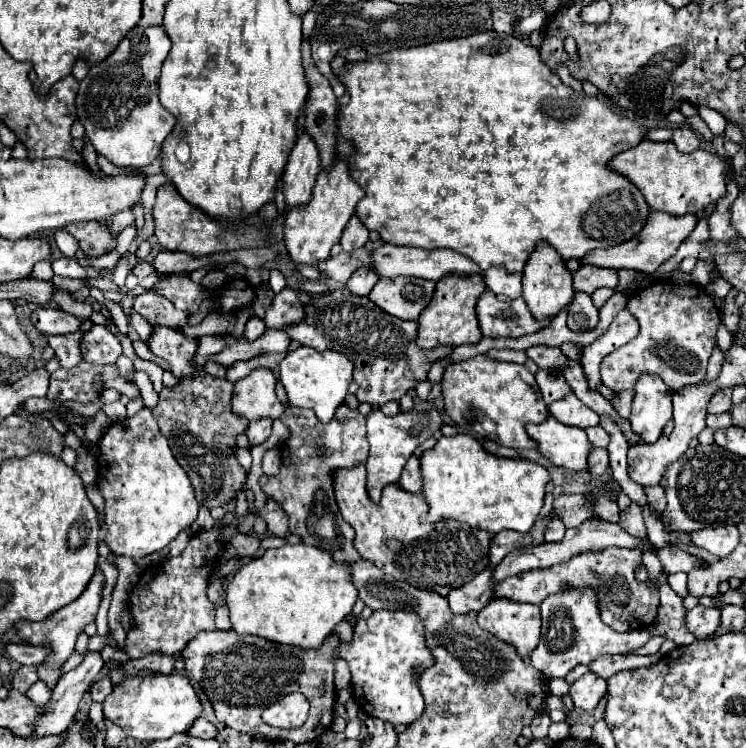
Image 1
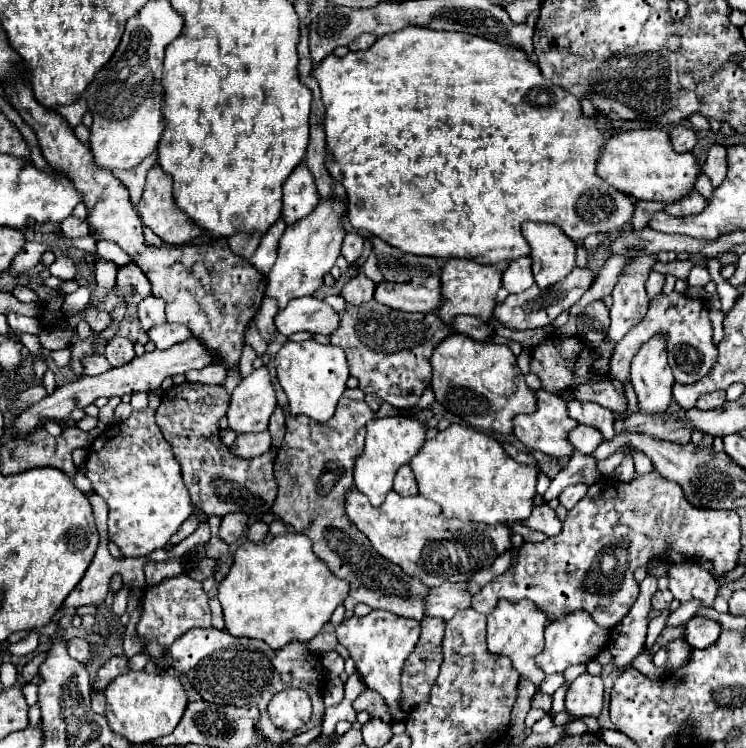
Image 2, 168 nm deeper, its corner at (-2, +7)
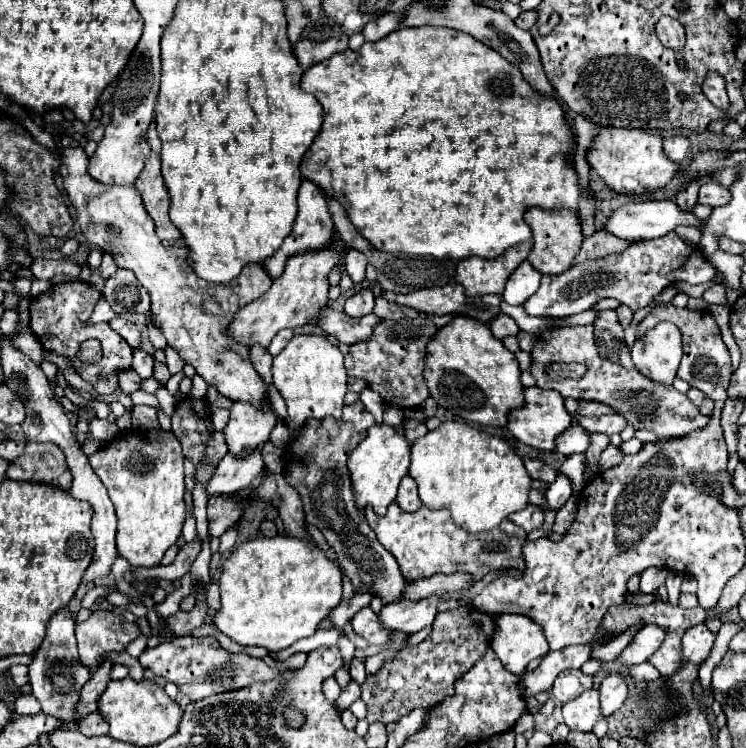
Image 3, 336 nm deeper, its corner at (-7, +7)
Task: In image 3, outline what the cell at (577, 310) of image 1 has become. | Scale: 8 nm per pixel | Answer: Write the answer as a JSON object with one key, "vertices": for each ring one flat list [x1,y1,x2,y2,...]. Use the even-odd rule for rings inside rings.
{"vertices":[[602,310,598,312,594,320,594,334,596,334,596,346,600,350,600,356,622,364,624,368,634,368,630,360,630,352,624,346,624,330,618,324,614,310]]}

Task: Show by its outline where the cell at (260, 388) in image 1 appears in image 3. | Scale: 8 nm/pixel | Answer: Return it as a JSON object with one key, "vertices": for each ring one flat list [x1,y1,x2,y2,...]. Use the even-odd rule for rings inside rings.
{"vertices":[[234,402,230,408,230,422,224,428,224,436,226,436,226,444,230,448,230,452,234,456,246,456,248,452,252,452,254,448,258,448,260,444,270,440,270,432,276,428,278,418,274,416,274,412,270,412,270,406,258,406,254,408,252,404,246,402]]}

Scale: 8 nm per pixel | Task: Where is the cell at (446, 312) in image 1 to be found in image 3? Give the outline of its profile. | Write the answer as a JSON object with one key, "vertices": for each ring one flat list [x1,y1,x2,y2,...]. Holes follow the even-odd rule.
{"vertices":[[520,244,492,260,476,256,464,258,456,266,456,282,464,286,468,298,484,294,502,294,508,276,522,260,526,260,528,252,530,246]]}

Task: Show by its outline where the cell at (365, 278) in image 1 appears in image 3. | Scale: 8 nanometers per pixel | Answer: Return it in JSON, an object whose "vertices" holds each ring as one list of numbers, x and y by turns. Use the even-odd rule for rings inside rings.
{"vertices":[[360,288,344,304,344,312,348,316,366,316,372,312,372,308,374,308,374,294,370,288]]}

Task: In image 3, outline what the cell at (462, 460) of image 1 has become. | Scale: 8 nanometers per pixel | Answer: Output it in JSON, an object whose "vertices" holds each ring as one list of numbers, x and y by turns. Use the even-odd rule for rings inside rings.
{"vertices":[[444,422,412,444,410,476,418,484,424,506,438,510,448,508,452,520,470,534,492,530,510,514,526,508,532,478,522,458,512,448,466,422]]}

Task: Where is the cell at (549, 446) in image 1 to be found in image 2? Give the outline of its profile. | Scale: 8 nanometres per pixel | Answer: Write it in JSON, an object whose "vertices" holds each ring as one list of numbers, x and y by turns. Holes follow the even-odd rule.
{"vertices":[[537,390,535,398,537,398,537,410,533,414,519,414,519,416,513,418,513,434,529,450,541,450,541,452,555,456,555,458,571,456,573,446,569,444,567,434,569,434,569,430,573,430,577,426,577,422,573,418,569,418,567,402,559,394,551,394,551,392,545,392,545,390]]}

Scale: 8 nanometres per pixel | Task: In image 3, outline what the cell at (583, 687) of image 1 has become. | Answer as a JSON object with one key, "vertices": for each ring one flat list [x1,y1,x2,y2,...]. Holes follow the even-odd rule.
{"vertices":[[596,688,586,690,574,700,568,700,562,706,562,716,564,724,574,732,590,732,592,726,602,720,602,710,598,708,600,704,600,694]]}

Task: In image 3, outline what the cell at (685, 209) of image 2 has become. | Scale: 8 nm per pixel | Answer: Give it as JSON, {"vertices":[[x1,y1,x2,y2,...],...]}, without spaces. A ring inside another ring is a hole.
{"vertices":[[704,182,700,186,700,194,698,194,698,204,706,204,706,206,722,206,730,200,730,192,728,188,714,184,714,182]]}

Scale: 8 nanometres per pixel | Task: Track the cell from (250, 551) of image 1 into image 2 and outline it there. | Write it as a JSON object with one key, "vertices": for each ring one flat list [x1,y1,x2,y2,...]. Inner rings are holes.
{"vertices":[[257,521,249,526,249,540,253,542,265,540,267,534,269,534,269,526,263,521]]}

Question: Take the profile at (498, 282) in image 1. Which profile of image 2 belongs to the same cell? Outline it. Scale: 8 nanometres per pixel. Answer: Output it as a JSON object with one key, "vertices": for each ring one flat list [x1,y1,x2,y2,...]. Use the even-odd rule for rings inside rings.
{"vertices":[[523,256,517,258,509,264,509,268,503,272,503,288,509,294,519,294,527,290,533,284,533,274,531,274,531,258]]}

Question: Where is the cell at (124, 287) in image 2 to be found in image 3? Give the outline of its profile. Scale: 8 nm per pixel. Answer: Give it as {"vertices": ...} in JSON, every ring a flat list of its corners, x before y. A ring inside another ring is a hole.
{"vertices":[[116,270,116,274,106,280,102,294,118,316,146,314,150,310,150,294,138,284,138,278,130,270]]}

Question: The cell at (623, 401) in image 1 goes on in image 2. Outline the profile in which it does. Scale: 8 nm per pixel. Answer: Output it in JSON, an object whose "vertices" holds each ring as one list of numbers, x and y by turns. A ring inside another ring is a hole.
{"vertices":[[603,380,603,384,583,384,577,388,575,398,579,402,595,402,615,414,623,414,627,410,627,398,625,394,619,394,611,380]]}

